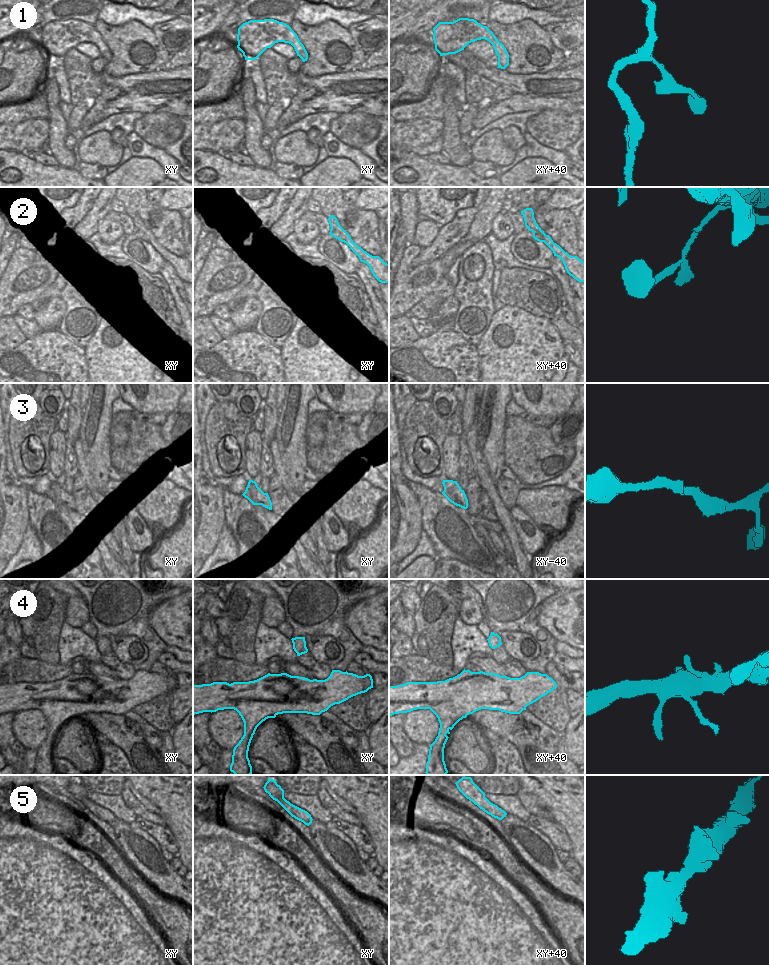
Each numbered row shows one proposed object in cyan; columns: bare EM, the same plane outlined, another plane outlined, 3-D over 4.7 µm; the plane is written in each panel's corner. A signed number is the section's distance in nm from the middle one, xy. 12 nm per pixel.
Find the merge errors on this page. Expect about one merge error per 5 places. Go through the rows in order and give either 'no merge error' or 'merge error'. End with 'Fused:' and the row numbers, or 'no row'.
1: no merge error
2: no merge error
3: no merge error
4: no merge error
5: no merge error
Fused: no row

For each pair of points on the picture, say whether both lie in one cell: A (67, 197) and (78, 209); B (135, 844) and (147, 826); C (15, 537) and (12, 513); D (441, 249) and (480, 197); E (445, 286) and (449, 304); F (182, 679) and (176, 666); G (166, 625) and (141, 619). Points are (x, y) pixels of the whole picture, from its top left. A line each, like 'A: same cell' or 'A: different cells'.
A: different cells
B: different cells
C: same cell
D: same cell
E: different cells
F: different cells
G: different cells

